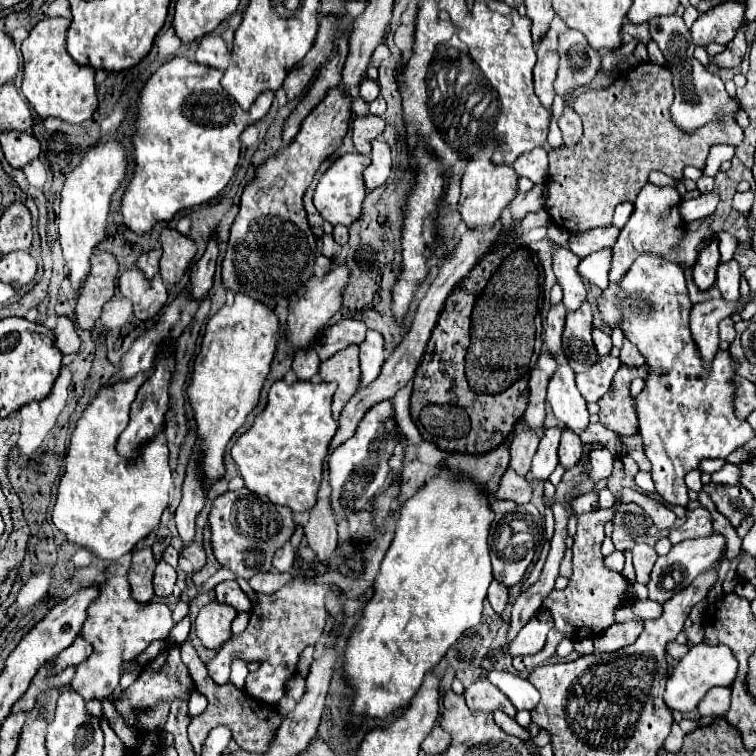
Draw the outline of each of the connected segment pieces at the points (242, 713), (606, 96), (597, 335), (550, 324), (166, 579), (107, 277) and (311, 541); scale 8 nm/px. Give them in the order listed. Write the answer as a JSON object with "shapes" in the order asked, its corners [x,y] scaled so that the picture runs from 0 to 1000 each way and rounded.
{"shapes":[[[[247,848],[239,853],[239,870],[246,884],[249,884],[249,889],[251,889],[254,899],[257,899],[257,905],[259,905],[259,913],[262,913],[265,918],[270,918],[272,926],[275,926],[272,942],[265,944],[265,947],[259,947],[259,950],[251,955],[251,960],[249,960],[249,976],[251,976],[254,987],[257,987],[257,992],[259,992],[259,997],[267,992],[267,984],[270,984],[275,968],[278,968],[280,963],[291,960],[291,958],[296,958],[296,960],[302,960],[302,963],[307,966],[307,976],[312,979],[312,984],[315,984],[320,992],[325,992],[325,995],[352,995],[354,987],[357,987],[357,981],[360,981],[360,976],[362,976],[362,968],[365,968],[368,958],[373,955],[373,944],[370,944],[362,934],[357,934],[357,931],[349,931],[349,929],[344,929],[344,926],[333,926],[333,921],[328,921],[325,915],[315,913],[315,910],[312,910],[310,905],[304,905],[304,902],[288,907],[288,905],[275,894],[272,881],[267,878],[267,873],[262,870],[259,860]]],[[[849,82],[817,101],[804,116],[772,122],[759,132],[759,146],[770,156],[772,177],[765,190],[754,196],[743,193],[725,204],[725,259],[720,275],[733,296],[741,296],[754,310],[802,299],[810,294],[815,270],[841,265],[862,225],[873,225],[897,238],[907,220],[931,222],[939,193],[976,193],[981,188],[984,177],[974,159],[942,161],[913,177],[899,175],[889,164],[889,132],[889,98],[881,87],[862,82]]],[[[786,434],[786,437],[783,437],[783,447],[786,447],[788,463],[791,463],[791,468],[794,468],[794,471],[807,466],[807,460],[810,460],[810,450],[807,450],[807,444],[804,444],[799,437]]],[[[733,402],[728,405],[725,421],[722,421],[722,437],[720,437],[720,452],[722,463],[733,468],[735,474],[743,466],[743,439],[746,439],[746,423],[749,423],[749,407],[746,402]]],[[[212,741],[204,754],[204,786],[212,791],[220,791],[228,786],[230,772],[233,772],[233,754],[217,741]]],[[[127,333],[119,341],[119,362],[101,399],[101,426],[106,434],[119,437],[132,421],[135,405],[151,392],[153,362],[156,347],[146,333]]],[[[434,603],[429,606],[429,630],[421,646],[418,669],[410,675],[410,685],[402,696],[402,709],[407,722],[418,730],[423,743],[437,743],[442,728],[447,725],[444,712],[444,685],[437,669],[437,643],[434,643]]]]}

